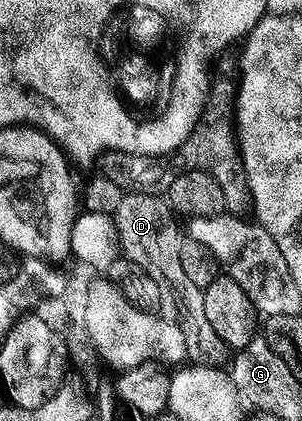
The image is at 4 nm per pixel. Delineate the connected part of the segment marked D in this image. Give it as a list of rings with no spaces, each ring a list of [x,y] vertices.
[[[125,193],[117,212],[112,214],[112,219],[117,225],[118,243],[124,260],[137,262],[143,267],[143,271],[150,273],[162,286],[169,288],[170,285],[173,288],[177,305],[181,308],[179,324],[188,360],[194,365],[224,366],[230,360],[231,350],[219,337],[215,327],[211,327],[207,311],[203,311],[203,290],[195,287],[195,283],[191,283],[191,279],[183,275],[183,267],[179,263],[179,247],[183,233],[182,230],[181,233],[177,230],[178,218],[174,210],[160,196],[152,193]]]

